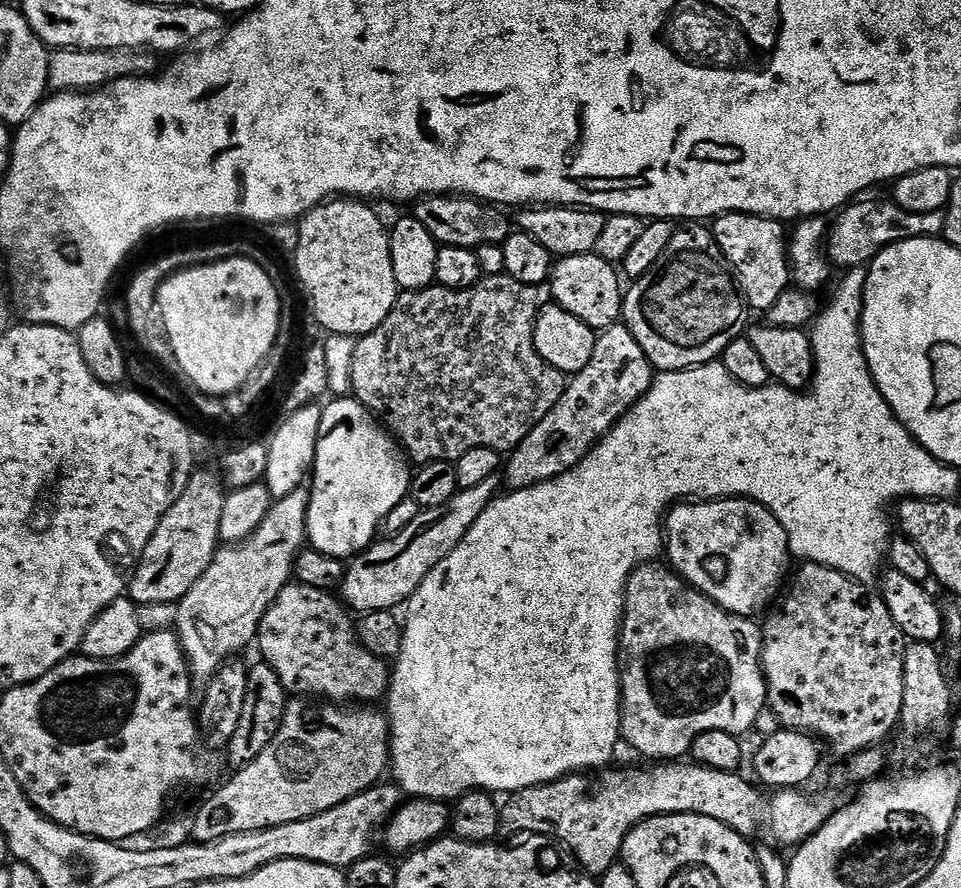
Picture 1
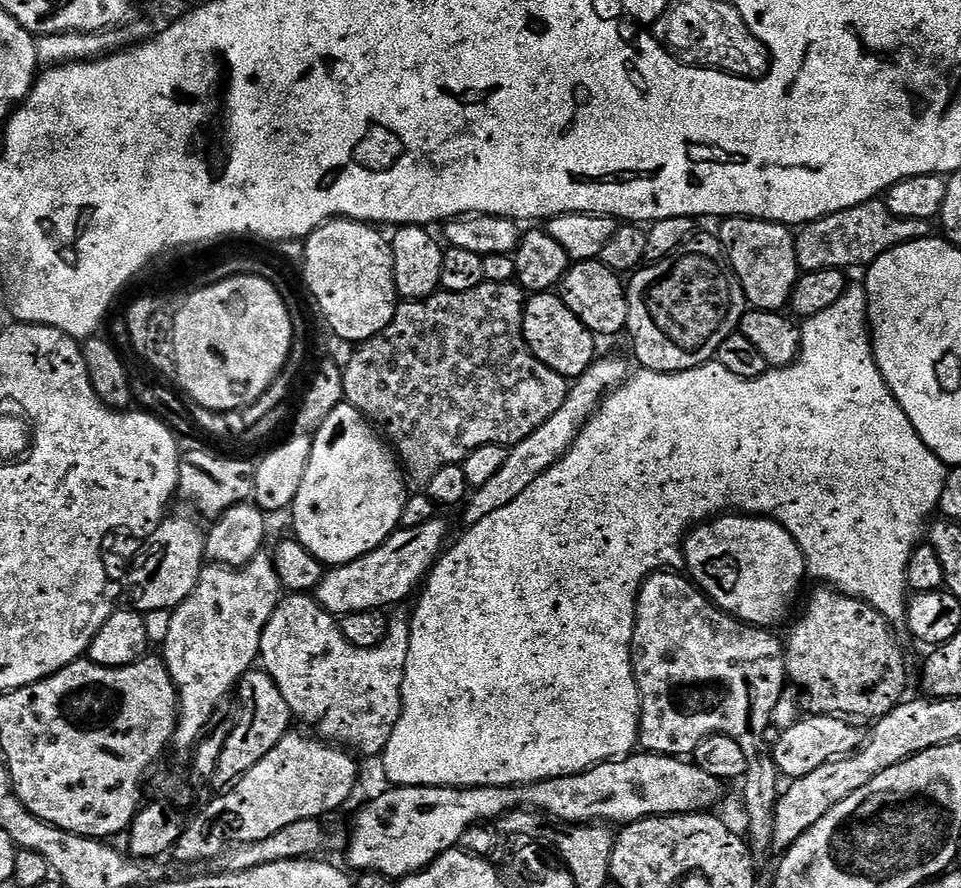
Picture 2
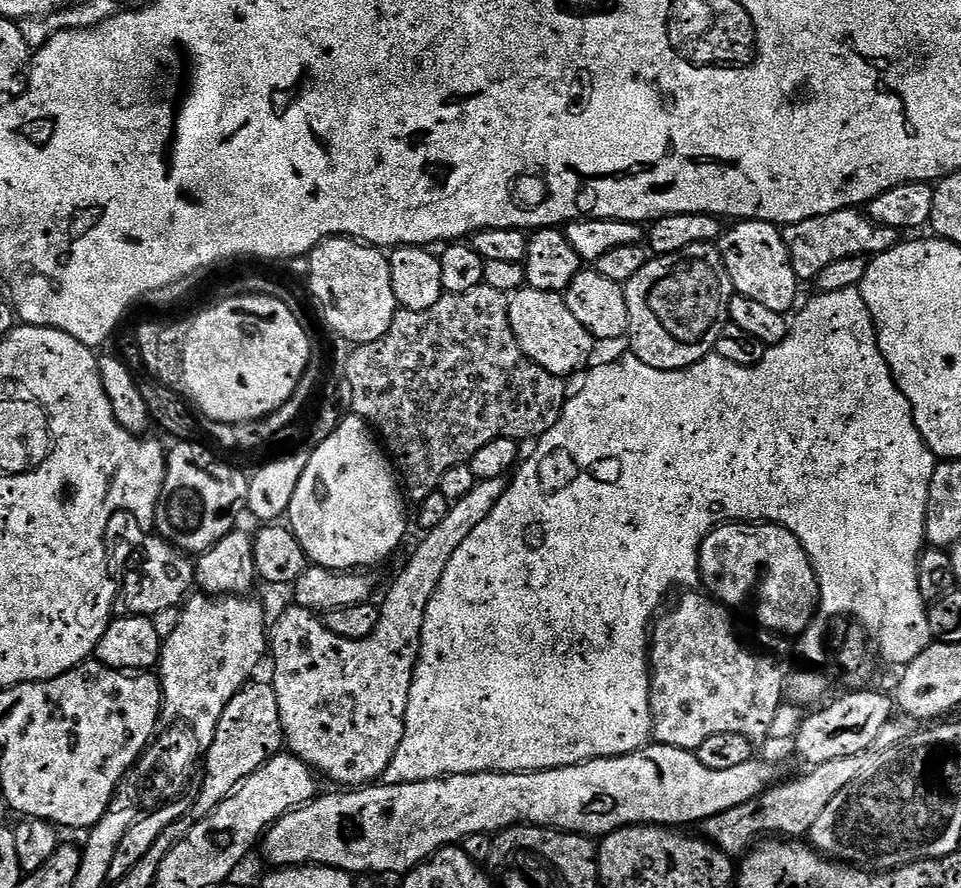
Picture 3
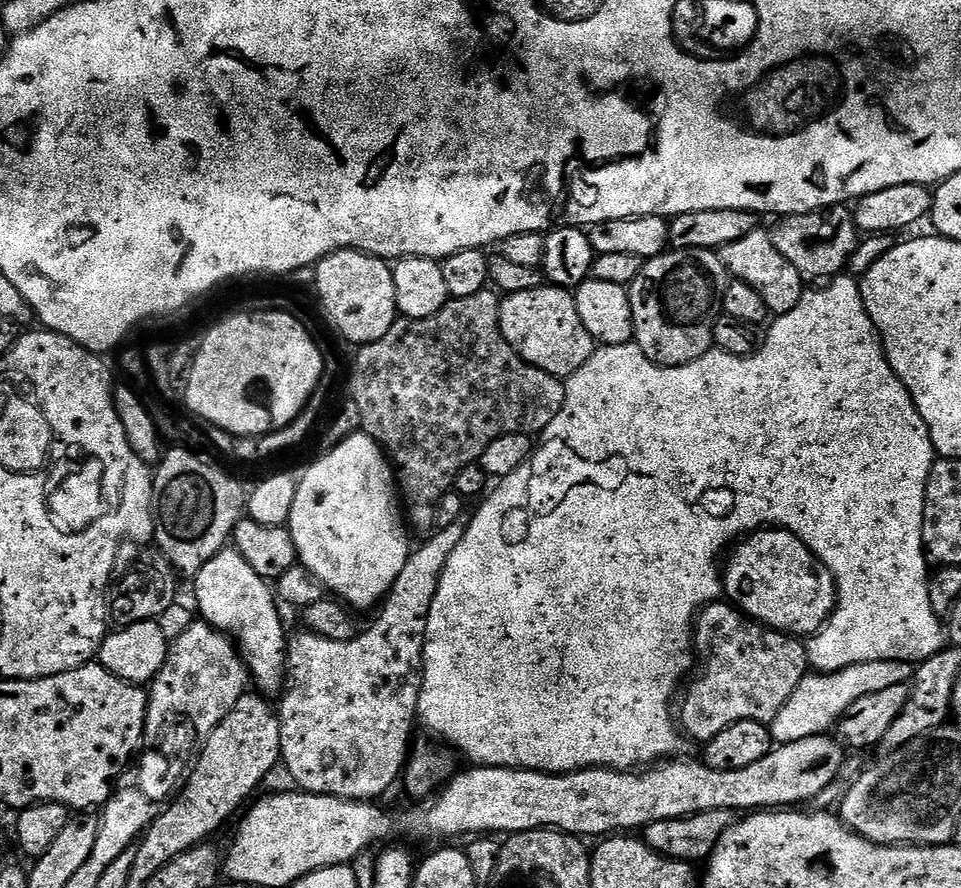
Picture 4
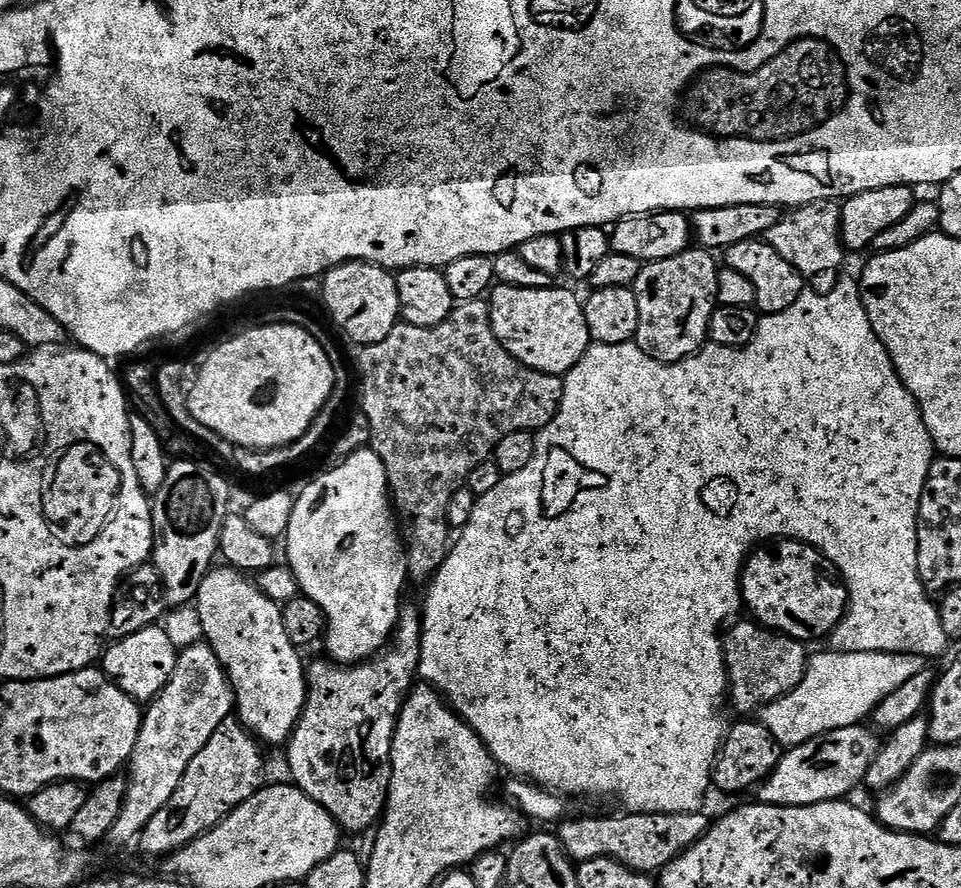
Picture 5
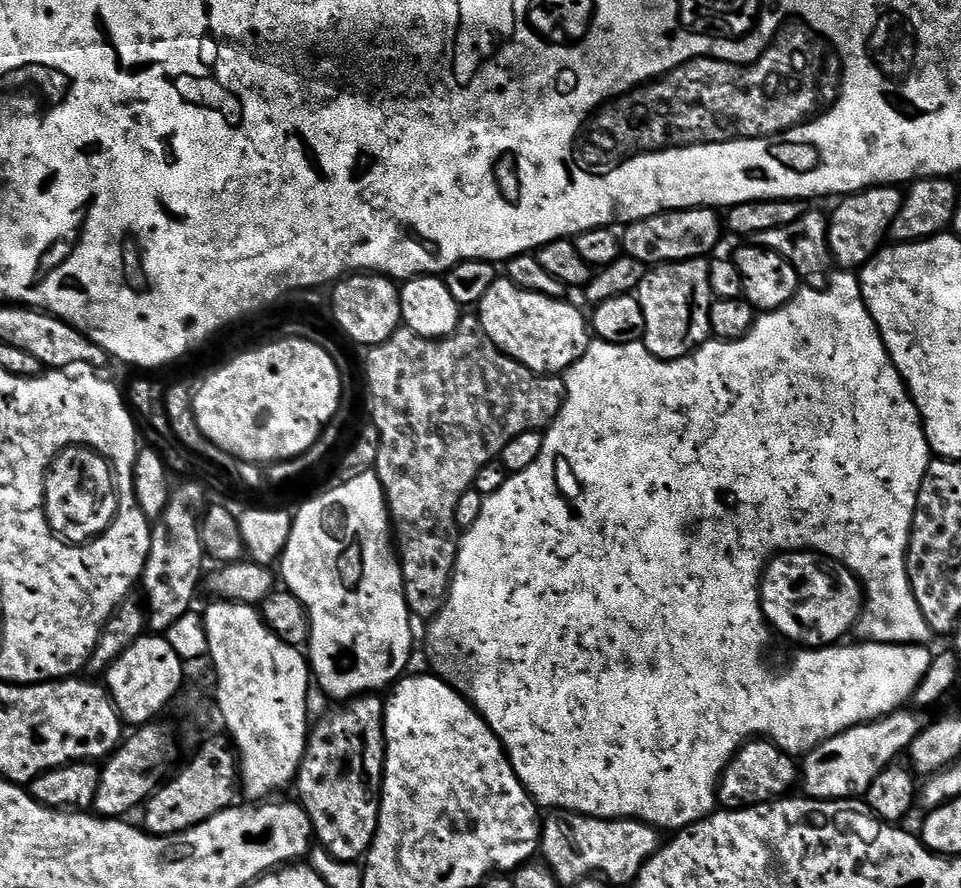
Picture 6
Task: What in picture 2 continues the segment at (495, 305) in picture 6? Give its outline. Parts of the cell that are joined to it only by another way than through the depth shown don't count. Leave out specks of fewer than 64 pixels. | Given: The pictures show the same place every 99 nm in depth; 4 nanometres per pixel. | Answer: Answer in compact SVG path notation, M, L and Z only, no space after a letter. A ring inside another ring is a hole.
M555 291L537 292L527 297L524 306L524 337L532 353L543 364L569 378L581 376L598 356L597 337Z

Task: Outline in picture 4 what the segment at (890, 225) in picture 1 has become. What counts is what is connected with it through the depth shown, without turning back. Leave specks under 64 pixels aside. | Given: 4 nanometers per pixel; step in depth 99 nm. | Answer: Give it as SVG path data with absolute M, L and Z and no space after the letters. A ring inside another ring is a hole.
M848 206L819 208L816 212L777 219L773 224L776 225L771 225L770 231L774 246L806 282L820 282L843 273L858 245L856 217Z

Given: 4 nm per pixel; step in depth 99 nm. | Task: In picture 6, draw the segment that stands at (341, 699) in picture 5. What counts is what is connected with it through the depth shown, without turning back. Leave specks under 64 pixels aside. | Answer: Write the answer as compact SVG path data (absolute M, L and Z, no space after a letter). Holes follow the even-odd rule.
M379 695L358 696L336 706L320 721L311 725L308 745L294 781L300 791L299 803L304 805L312 822L312 831L319 847L339 860L359 861L367 857L368 847L378 830L380 790L384 783L384 700Z

